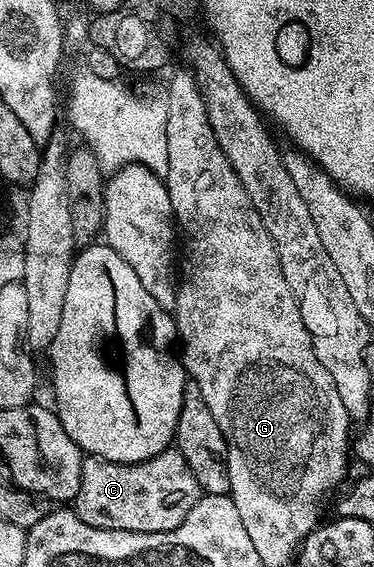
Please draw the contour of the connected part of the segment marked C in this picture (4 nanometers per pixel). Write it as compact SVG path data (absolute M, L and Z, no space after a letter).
M168 450L136 464L118 464L87 456L81 466L81 486L73 511L89 526L130 532L164 532L185 522L199 501L201 489L189 462L177 450Z

